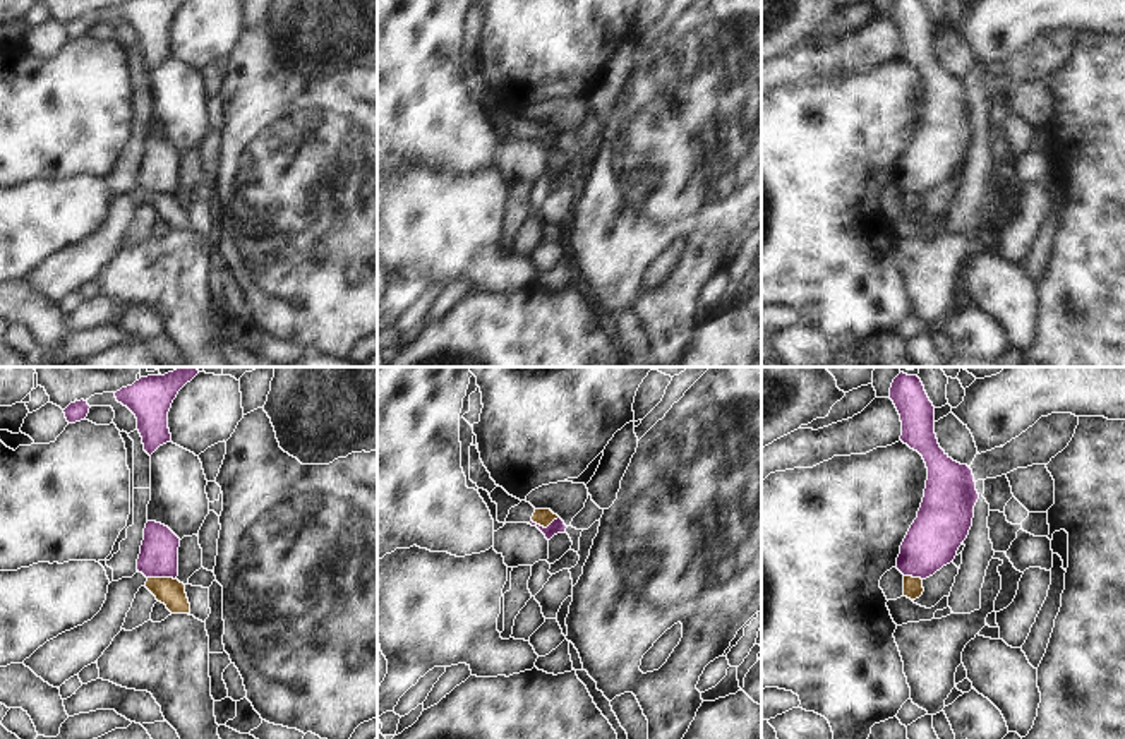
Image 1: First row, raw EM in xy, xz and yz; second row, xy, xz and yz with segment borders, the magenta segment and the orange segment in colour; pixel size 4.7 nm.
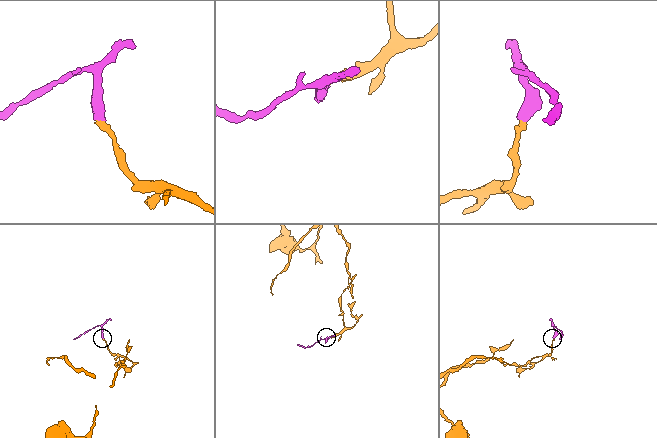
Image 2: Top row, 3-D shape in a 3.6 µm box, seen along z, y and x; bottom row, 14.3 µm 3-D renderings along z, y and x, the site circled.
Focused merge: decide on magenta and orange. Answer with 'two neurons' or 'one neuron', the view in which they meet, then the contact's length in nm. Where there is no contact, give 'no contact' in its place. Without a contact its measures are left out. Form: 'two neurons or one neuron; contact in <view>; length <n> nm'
two neurons; contact in xy; length 140 nm

